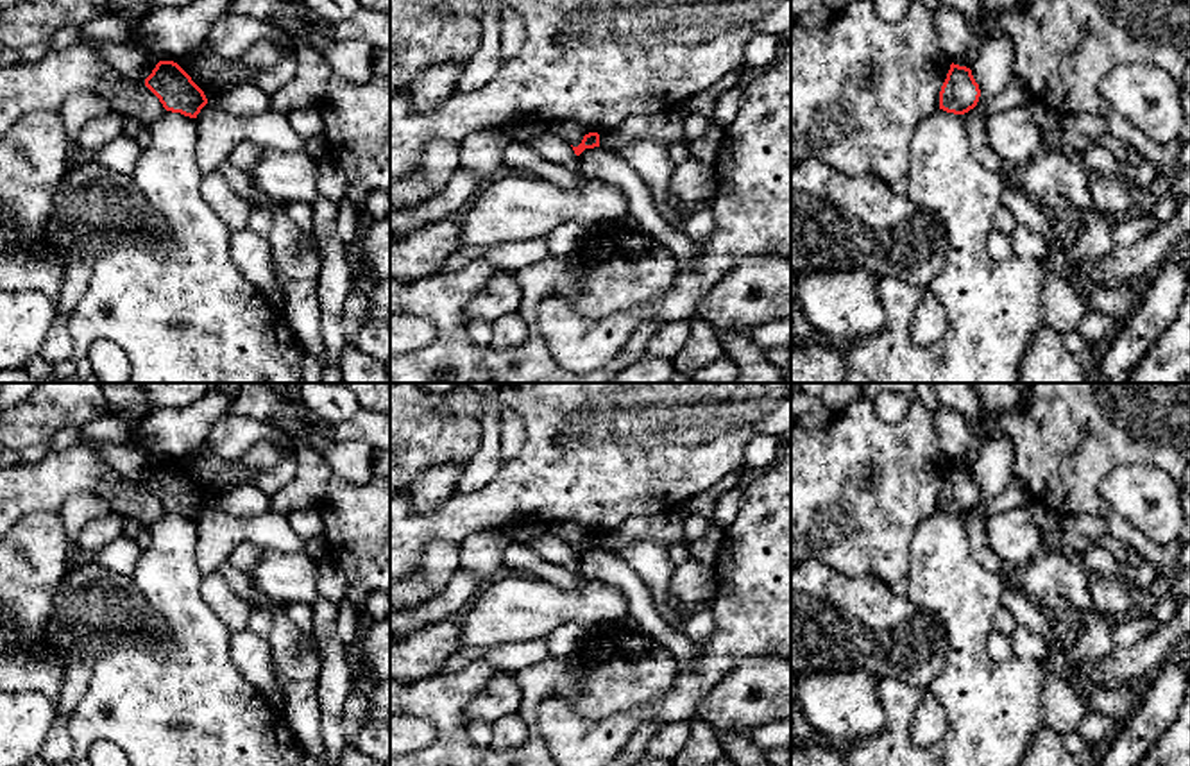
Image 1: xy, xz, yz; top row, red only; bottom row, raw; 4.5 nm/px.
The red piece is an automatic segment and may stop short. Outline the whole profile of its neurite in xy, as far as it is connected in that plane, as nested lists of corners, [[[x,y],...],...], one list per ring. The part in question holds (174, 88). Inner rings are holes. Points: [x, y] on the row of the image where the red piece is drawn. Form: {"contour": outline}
{"contour": [[[159,61],[145,79],[145,86],[159,98],[166,111],[190,118],[197,118],[208,104],[204,91],[174,61]]]}

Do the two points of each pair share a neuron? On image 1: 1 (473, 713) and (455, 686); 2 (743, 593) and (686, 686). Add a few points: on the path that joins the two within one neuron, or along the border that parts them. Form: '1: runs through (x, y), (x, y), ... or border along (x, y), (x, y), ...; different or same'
1: border along (492, 672), (487, 684), (466, 707), (466, 727); different
2: runs through (743, 616), (743, 629), (709, 666); same

